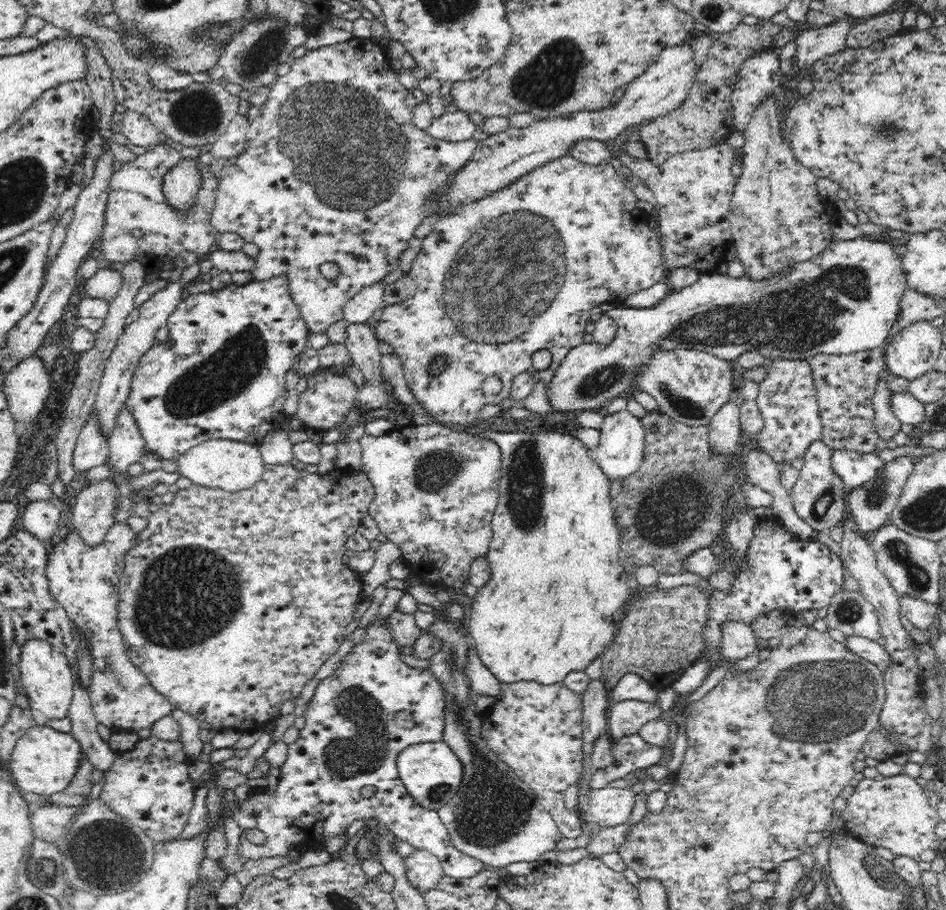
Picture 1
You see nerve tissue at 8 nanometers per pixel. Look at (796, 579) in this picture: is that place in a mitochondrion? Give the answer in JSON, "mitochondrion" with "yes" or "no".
{"mitochondrion":"no"}

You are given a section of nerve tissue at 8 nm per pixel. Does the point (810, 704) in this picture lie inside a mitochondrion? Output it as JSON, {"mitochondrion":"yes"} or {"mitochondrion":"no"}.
{"mitochondrion":"yes"}

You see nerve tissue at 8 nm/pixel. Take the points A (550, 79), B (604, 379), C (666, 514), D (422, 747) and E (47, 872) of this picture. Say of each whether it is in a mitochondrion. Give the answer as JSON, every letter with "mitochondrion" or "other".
{"A":"mitochondrion","B":"mitochondrion","C":"mitochondrion","D":"other","E":"mitochondrion"}

